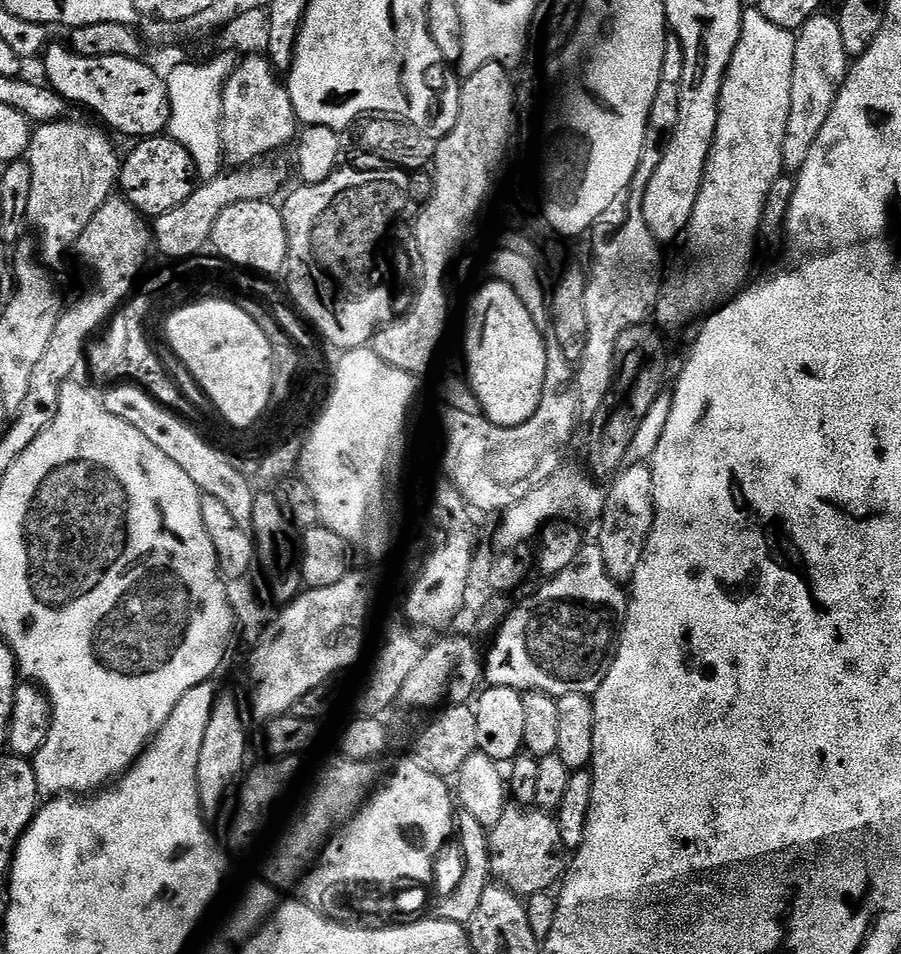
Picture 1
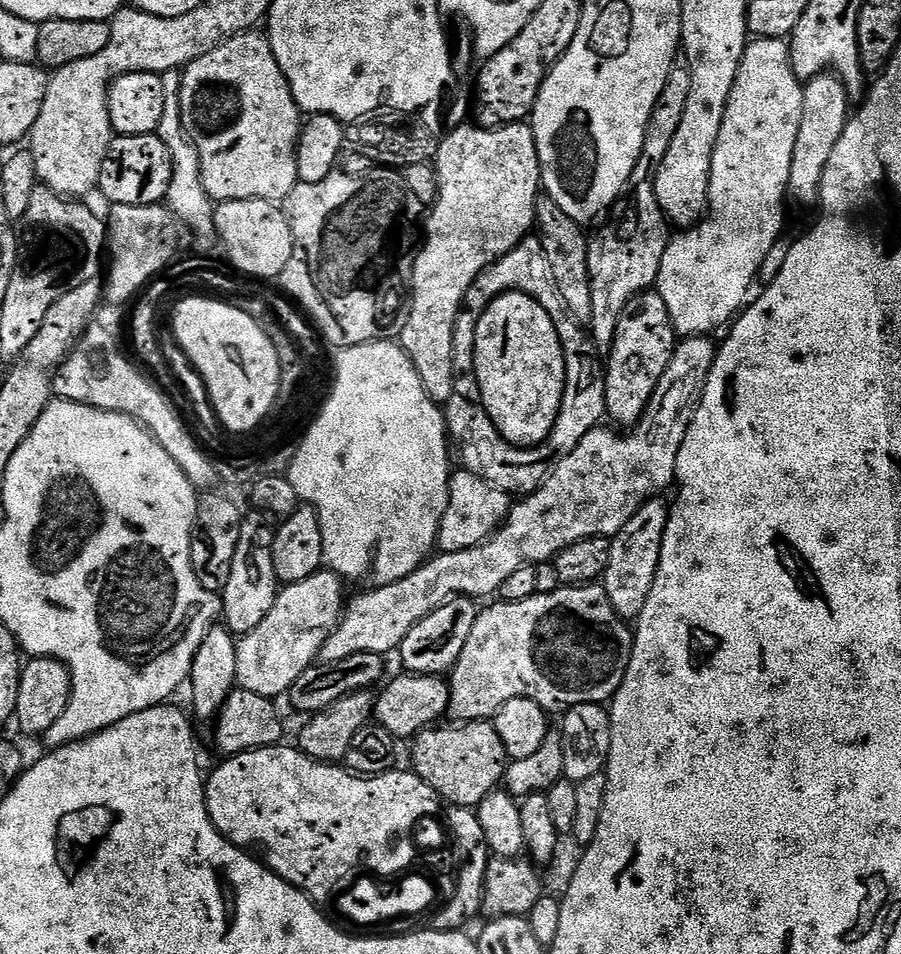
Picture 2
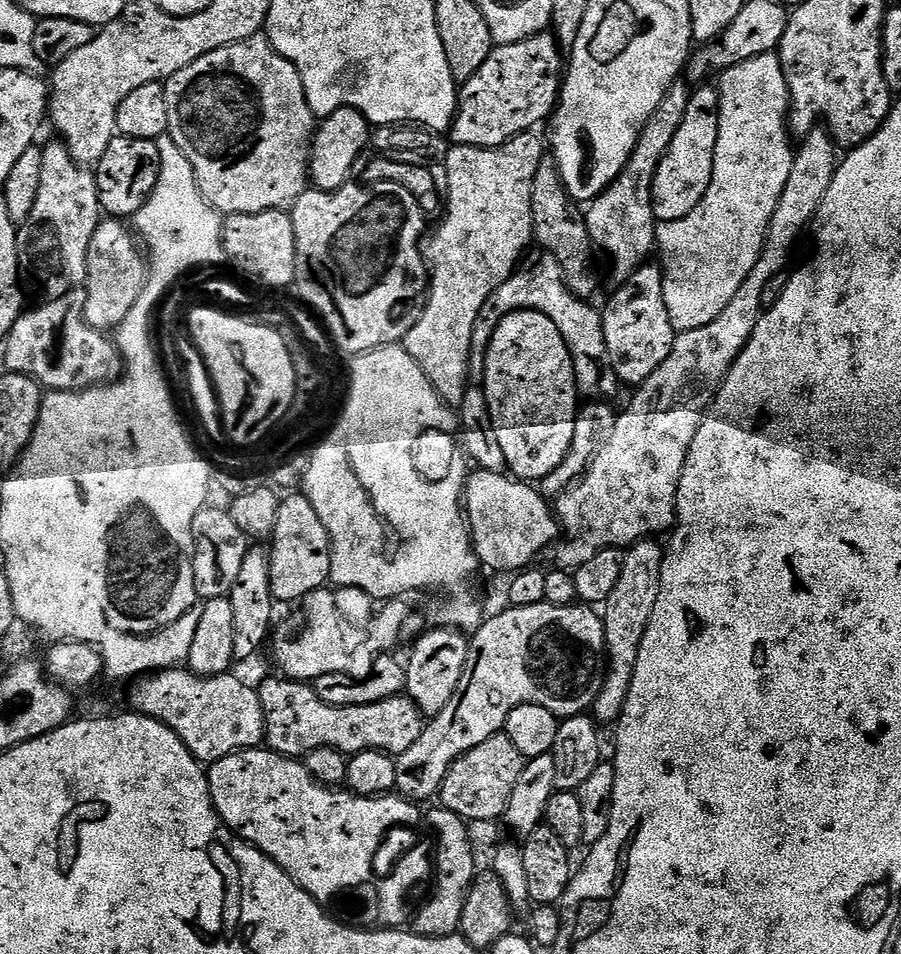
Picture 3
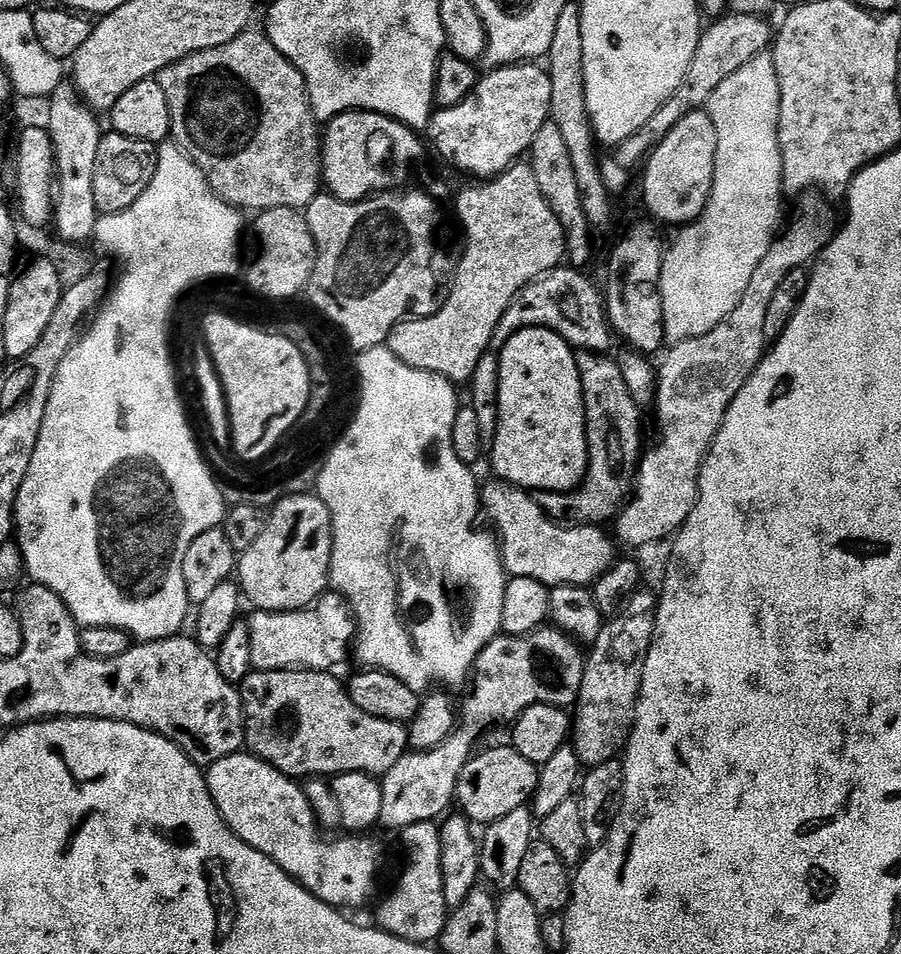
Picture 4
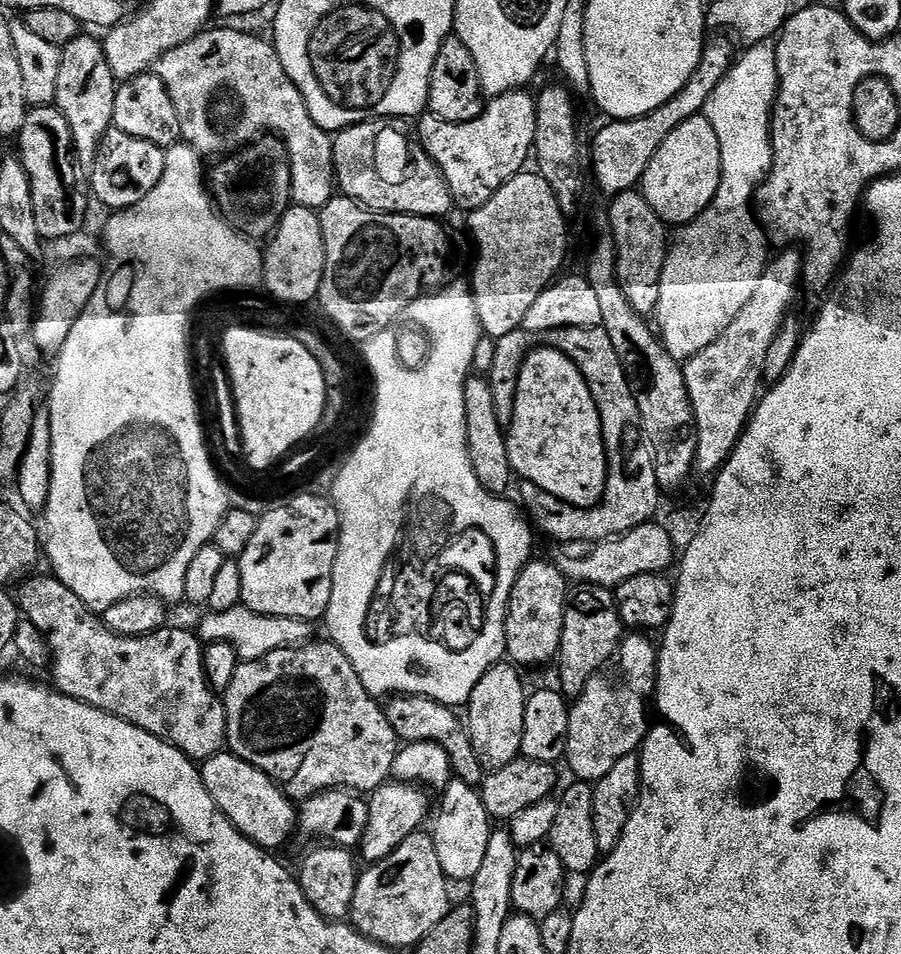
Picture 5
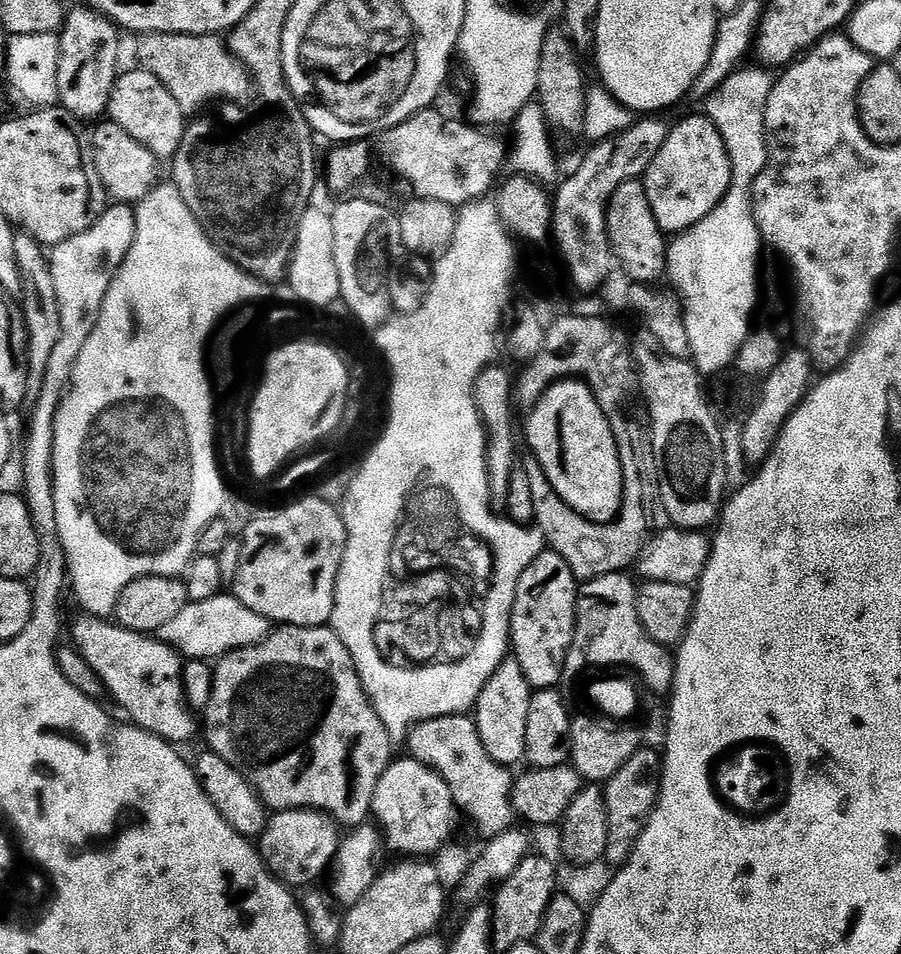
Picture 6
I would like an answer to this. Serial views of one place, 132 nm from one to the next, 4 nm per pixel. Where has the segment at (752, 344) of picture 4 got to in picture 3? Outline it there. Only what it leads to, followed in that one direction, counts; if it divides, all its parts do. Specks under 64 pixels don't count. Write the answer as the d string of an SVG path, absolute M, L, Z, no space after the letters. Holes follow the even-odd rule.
M823 126L813 128L812 133L799 141L790 166L790 178L786 178L786 190L782 190L782 198L778 198L774 218L768 227L768 241L764 244L760 261L754 266L754 270L750 270L746 282L742 282L742 290L734 294L730 306L726 306L726 310L722 310L722 314L718 314L714 322L677 335L670 350L670 358L666 358L666 362L662 362L662 366L658 366L658 370L654 370L654 374L650 374L650 378L646 378L646 382L633 391L636 393L633 394L628 409L617 415L615 428L607 433L606 439L596 451L596 457L588 463L584 475L574 481L562 495L555 497L557 521L563 535L572 539L561 539L555 545L557 569L575 570L590 562L590 558L594 558L594 554L602 550L627 549L639 540L659 537L659 532L667 533L675 525L678 482L682 478L686 454L690 454L690 442L694 442L694 434L698 434L698 426L704 421L705 412L711 408L716 391L734 366L738 354L742 354L742 350L750 342L754 326L758 326L762 315L762 290L766 290L766 285L770 283L770 278L774 278L774 274L789 267L787 264L796 252L796 243L799 242L804 227L815 221L822 198L826 198L826 190L830 190L830 182L836 173L836 152L838 153L838 145Z

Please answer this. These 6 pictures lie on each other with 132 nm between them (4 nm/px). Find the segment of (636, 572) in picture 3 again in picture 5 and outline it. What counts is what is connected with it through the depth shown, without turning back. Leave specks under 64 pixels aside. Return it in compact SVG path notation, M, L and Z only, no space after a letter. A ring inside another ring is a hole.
M632 630L616 648L613 672L592 676L580 696L569 707L570 734L566 742L566 765L580 782L595 782L606 778L622 758L639 753L648 734L650 719L649 696L656 690L657 645L651 635Z

